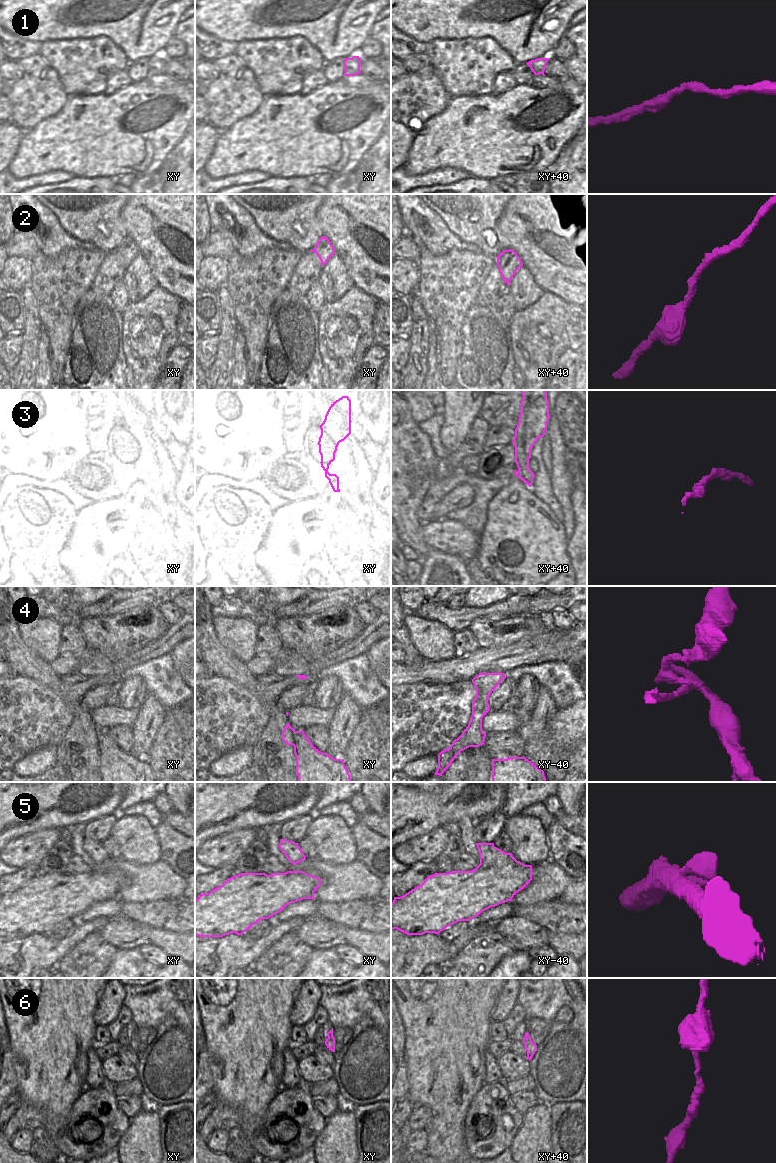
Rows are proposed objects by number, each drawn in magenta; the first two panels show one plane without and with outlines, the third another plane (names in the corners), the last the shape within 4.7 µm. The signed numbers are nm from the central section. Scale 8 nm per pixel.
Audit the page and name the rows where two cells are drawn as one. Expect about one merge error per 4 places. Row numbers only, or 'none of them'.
4

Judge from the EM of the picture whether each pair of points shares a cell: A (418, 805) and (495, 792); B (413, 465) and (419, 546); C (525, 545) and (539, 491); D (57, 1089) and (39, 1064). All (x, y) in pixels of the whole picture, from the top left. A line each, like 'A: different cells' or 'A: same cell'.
A: same cell
B: same cell
C: different cells
D: same cell

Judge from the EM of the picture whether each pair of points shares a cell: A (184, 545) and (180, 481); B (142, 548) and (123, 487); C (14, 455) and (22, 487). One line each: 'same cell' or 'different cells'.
A: same cell
B: same cell
C: same cell

